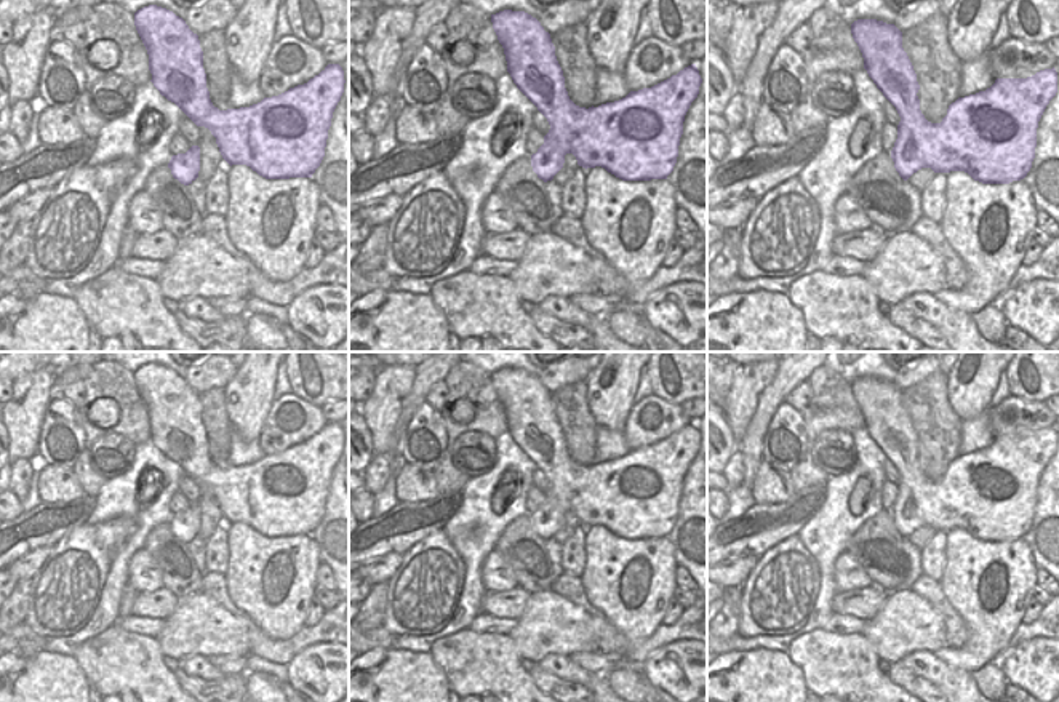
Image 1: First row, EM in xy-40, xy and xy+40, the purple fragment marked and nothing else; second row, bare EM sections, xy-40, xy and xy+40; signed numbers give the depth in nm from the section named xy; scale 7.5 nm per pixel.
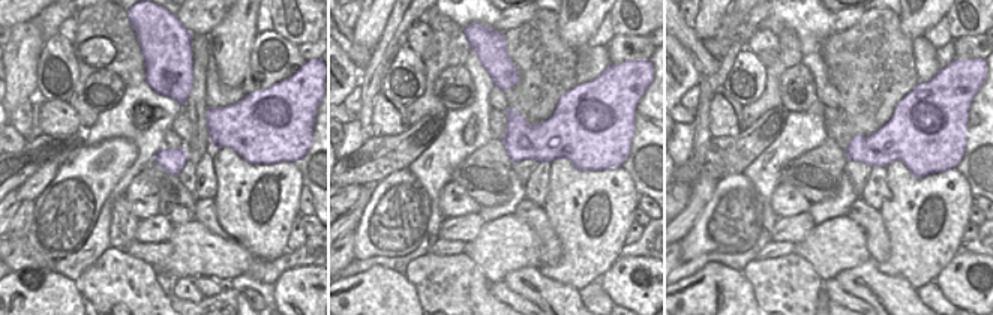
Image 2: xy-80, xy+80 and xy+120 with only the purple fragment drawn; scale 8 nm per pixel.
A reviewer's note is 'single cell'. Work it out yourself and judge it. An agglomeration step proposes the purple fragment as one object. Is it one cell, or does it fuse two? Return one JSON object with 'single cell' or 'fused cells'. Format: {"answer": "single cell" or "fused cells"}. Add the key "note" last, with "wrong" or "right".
{"answer": "single cell", "note": "right"}

